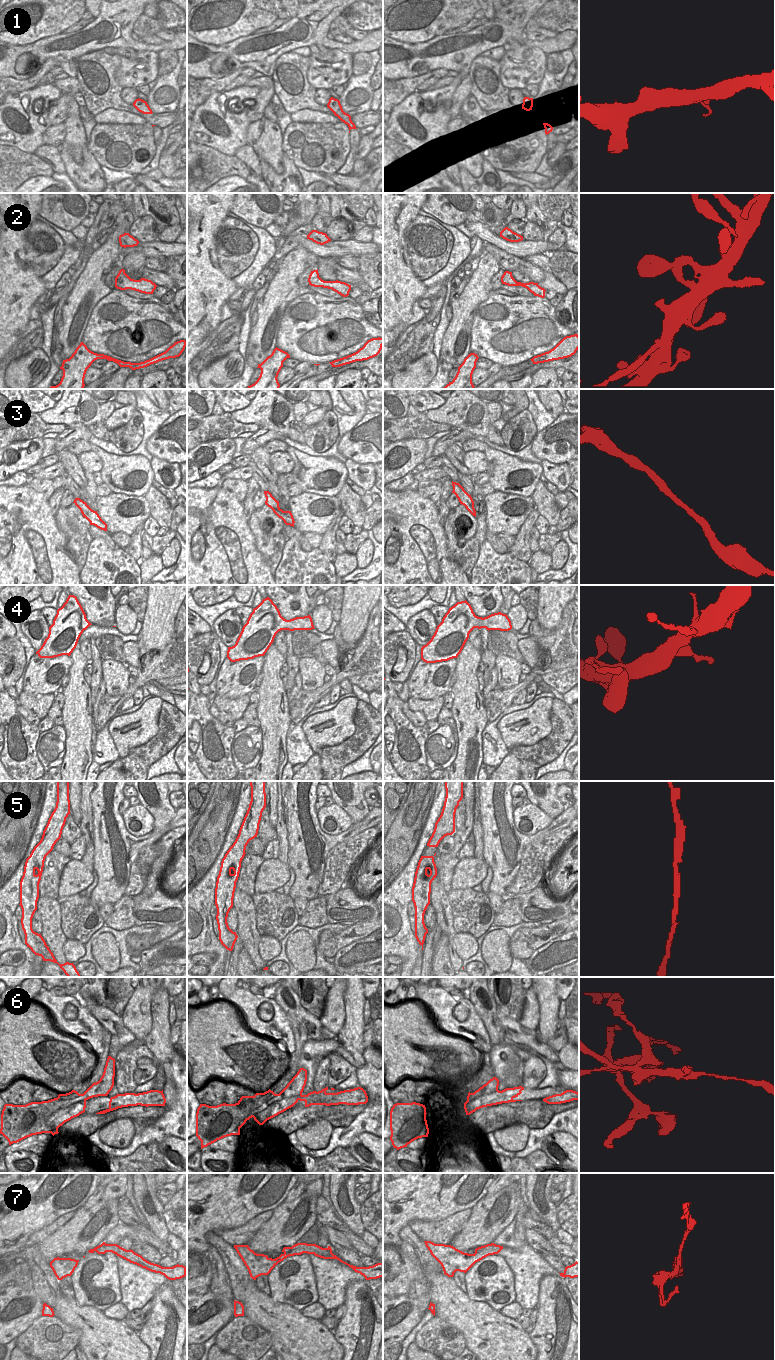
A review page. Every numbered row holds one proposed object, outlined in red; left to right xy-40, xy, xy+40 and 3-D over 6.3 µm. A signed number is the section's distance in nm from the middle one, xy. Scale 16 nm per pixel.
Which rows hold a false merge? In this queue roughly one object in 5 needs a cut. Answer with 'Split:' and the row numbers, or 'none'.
Split: 6, 7

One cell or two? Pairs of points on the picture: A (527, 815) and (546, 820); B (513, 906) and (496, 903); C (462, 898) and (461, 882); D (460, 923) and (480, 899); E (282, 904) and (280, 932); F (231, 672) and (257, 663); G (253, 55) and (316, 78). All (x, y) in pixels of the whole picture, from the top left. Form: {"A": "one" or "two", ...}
{"A": "one", "B": "two", "C": "two", "D": "one", "E": "one", "F": "one", "G": "two"}

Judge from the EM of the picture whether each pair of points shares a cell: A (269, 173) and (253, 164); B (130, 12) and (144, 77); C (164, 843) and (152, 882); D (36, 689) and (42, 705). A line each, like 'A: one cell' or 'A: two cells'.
A: two cells
B: two cells
C: two cells
D: two cells

